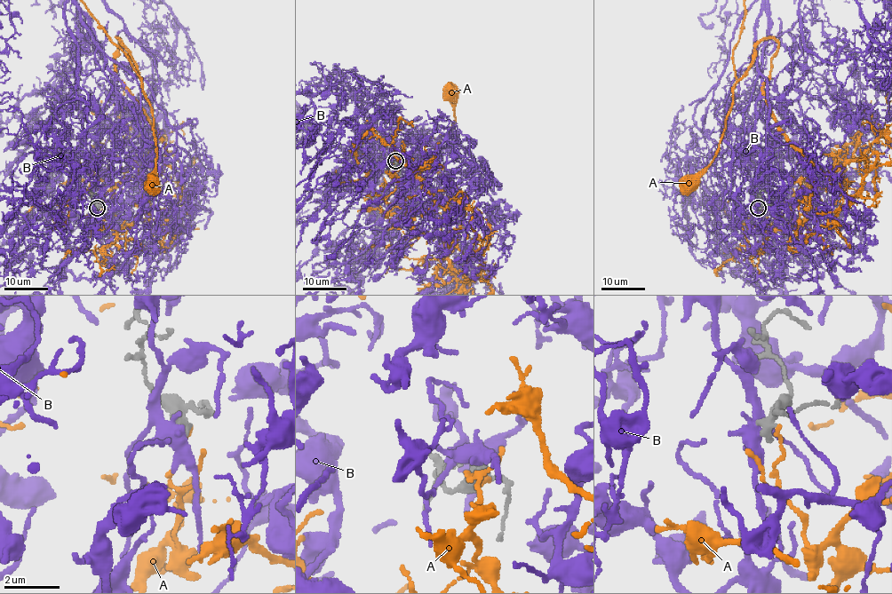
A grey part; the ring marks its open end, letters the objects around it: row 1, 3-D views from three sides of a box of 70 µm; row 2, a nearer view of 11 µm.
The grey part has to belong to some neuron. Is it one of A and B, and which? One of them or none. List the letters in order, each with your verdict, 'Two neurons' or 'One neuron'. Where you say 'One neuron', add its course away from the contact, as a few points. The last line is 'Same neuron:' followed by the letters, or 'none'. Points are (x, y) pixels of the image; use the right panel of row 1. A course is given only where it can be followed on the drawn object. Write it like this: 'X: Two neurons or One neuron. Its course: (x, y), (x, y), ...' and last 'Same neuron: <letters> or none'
A: Two neurons
B: Two neurons
Same neuron: none

